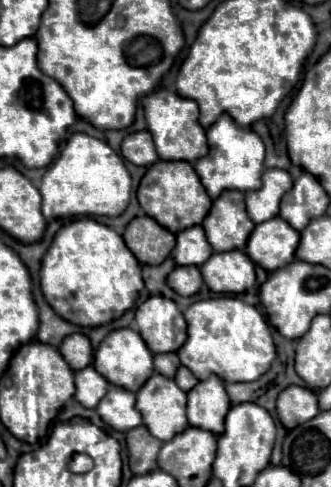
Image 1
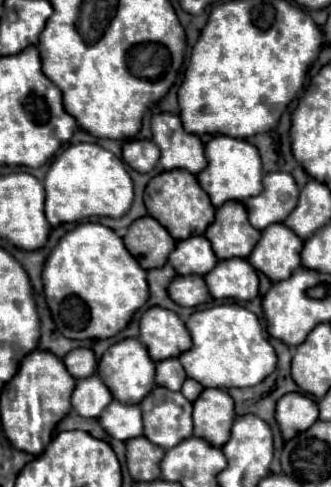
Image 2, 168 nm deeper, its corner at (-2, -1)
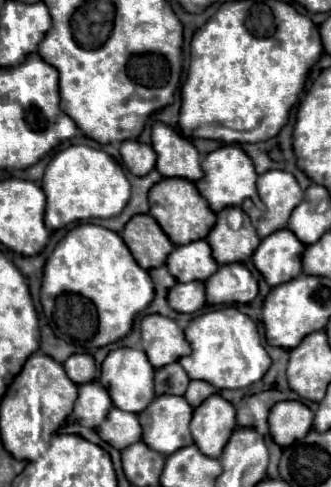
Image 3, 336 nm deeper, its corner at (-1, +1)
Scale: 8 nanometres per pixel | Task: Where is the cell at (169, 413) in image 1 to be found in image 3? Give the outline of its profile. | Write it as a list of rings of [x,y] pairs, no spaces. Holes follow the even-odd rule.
[[[177,395],[155,397],[149,409],[145,409],[145,413],[139,413],[145,445],[149,445],[149,449],[165,457],[185,445],[191,445],[193,443],[189,431],[191,417],[193,407],[185,401],[185,397]]]

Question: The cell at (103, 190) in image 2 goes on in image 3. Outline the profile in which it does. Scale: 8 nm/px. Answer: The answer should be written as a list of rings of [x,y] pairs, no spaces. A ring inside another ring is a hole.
[[[71,145],[55,153],[45,169],[41,187],[47,197],[45,225],[51,231],[57,231],[75,221],[115,217],[129,201],[129,181],[123,167],[115,163],[113,157],[109,157],[105,151],[87,145]]]

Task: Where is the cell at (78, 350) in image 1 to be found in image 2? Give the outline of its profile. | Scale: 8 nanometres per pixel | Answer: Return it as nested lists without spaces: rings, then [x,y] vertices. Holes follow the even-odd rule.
[[[86,347],[72,349],[64,357],[64,363],[66,363],[66,369],[70,371],[70,375],[74,375],[74,379],[82,379],[96,371],[96,357],[94,357],[92,349],[86,349]]]

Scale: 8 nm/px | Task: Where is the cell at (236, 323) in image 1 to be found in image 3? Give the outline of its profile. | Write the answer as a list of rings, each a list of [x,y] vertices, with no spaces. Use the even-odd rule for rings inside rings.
[[[223,307],[197,315],[185,329],[191,345],[191,355],[181,357],[179,363],[189,373],[189,379],[201,379],[215,389],[243,389],[259,381],[271,367],[271,359],[261,345],[255,323],[235,307]]]

